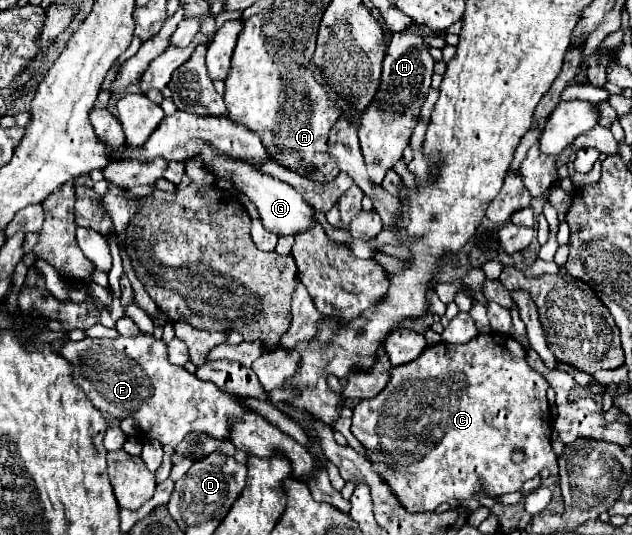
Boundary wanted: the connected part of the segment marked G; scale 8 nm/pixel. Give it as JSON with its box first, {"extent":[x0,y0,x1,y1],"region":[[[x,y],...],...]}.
{"extent":[200,146,316,236],"region":[[[206,146],[206,150],[202,150],[200,156],[204,158],[206,166],[210,166],[216,176],[228,178],[246,198],[250,198],[250,202],[258,208],[260,220],[262,220],[262,224],[264,224],[264,228],[268,232],[272,232],[276,236],[298,236],[298,234],[302,234],[302,232],[306,232],[306,230],[310,230],[314,226],[316,218],[314,218],[312,206],[294,188],[290,188],[288,184],[284,184],[284,182],[280,182],[276,178],[260,174],[252,166],[236,162],[232,156],[226,156],[226,154],[214,150],[212,146]]]}

